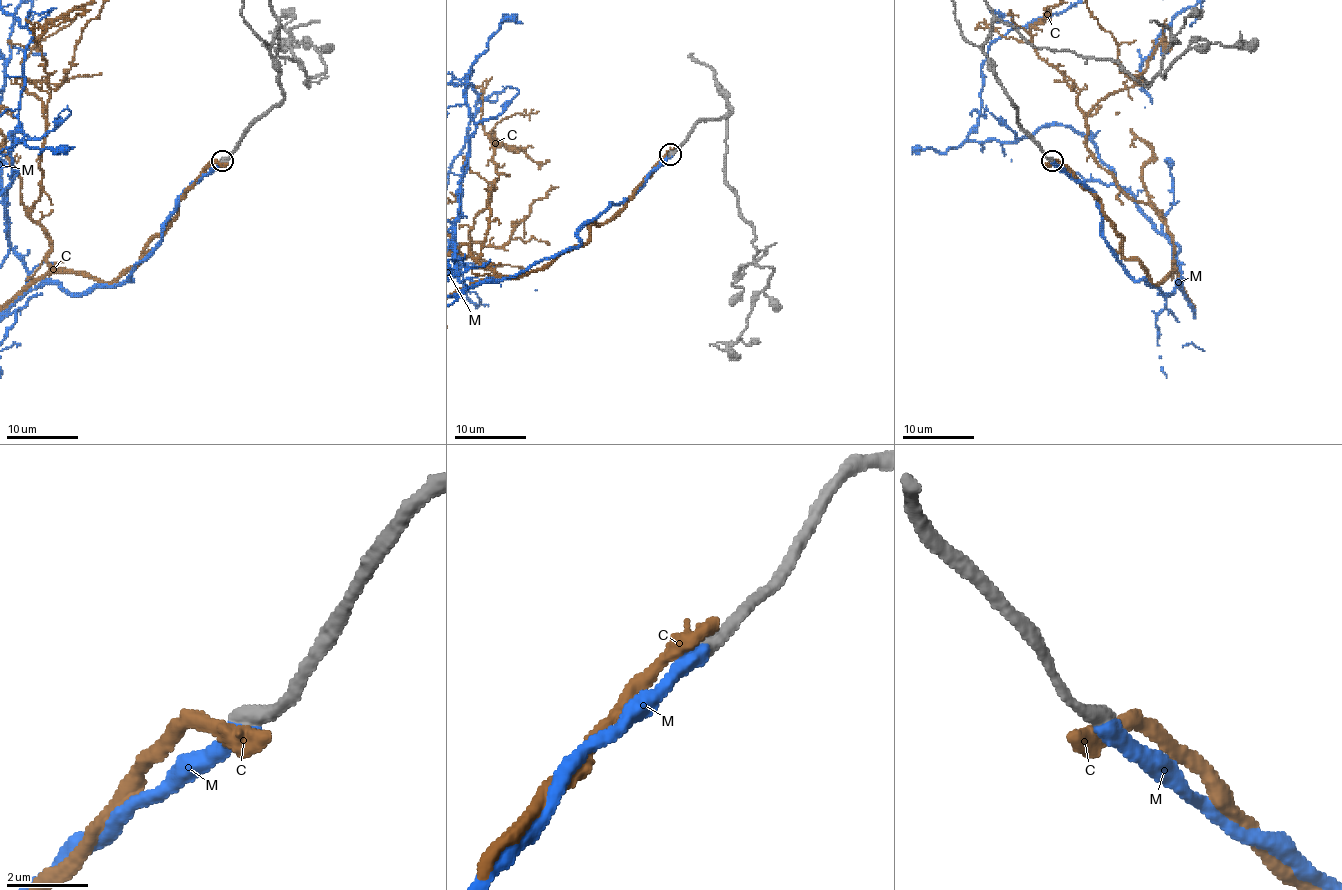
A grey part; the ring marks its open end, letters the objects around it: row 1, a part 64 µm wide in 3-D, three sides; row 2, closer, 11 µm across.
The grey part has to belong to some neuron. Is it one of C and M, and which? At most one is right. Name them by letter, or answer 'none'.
M

